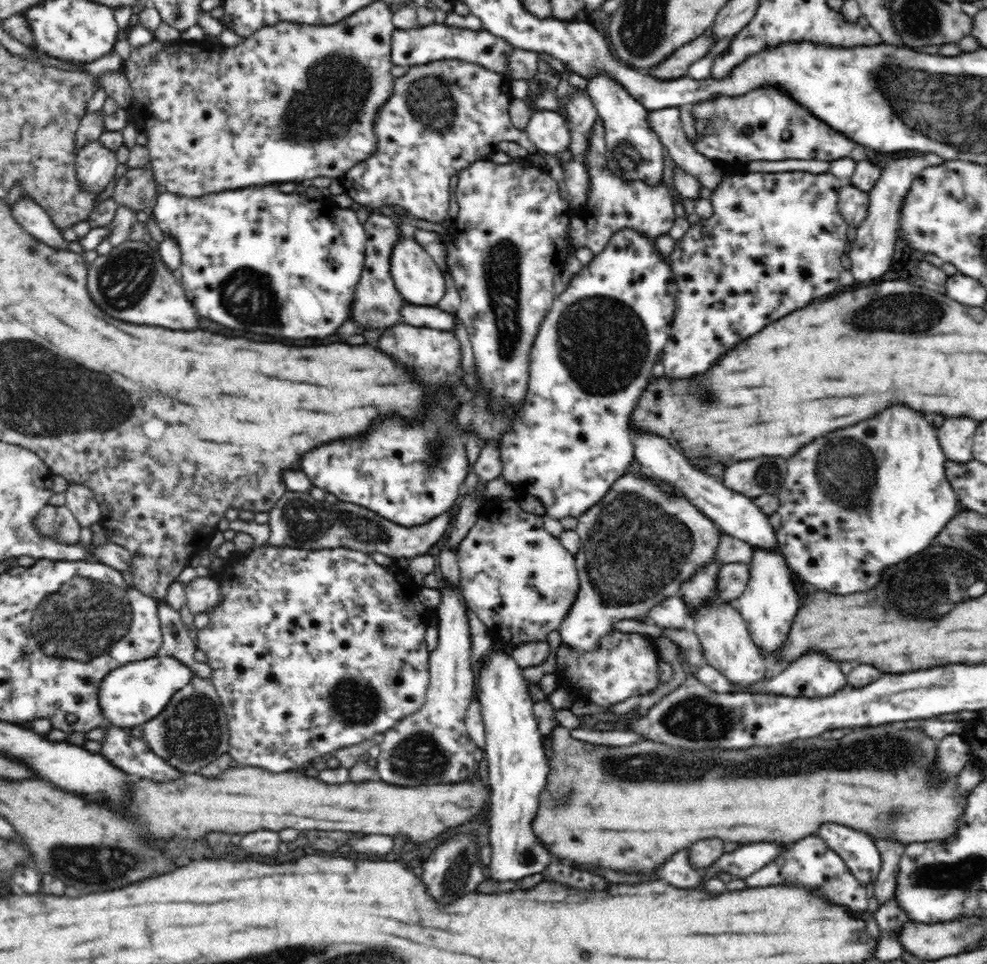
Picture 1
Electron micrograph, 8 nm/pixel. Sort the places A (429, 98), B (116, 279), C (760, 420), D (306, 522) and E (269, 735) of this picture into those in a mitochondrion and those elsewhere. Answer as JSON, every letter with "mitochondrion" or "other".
{"A":"mitochondrion","B":"mitochondrion","C":"other","D":"mitochondrion","E":"other"}

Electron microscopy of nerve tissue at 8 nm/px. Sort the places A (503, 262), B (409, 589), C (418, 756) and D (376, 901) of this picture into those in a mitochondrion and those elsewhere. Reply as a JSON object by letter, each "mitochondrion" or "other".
{"A":"mitochondrion","B":"other","C":"mitochondrion","D":"other"}

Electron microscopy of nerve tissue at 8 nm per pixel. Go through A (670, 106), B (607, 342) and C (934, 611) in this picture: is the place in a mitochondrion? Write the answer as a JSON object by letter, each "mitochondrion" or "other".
{"A":"other","B":"mitochondrion","C":"mitochondrion"}

